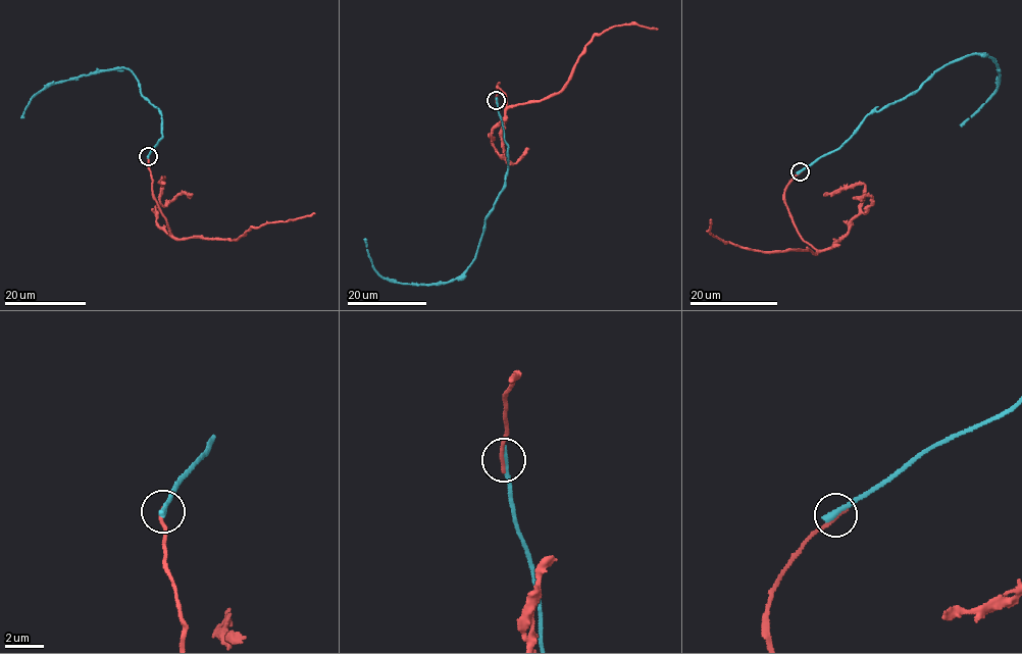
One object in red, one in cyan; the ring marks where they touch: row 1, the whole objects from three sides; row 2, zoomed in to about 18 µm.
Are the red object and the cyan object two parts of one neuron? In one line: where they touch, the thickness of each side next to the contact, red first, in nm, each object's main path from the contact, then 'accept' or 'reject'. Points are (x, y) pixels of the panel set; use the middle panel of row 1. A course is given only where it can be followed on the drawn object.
place (496, 100); calibres 240 and 360 nm; course red (497, 100), (498, 83), (508, 107), (558, 93), (584, 46), (610, 29), (639, 24), (658, 29); course cyan (497, 100), (507, 145), (508, 170), (468, 266), (446, 283), (390, 282), (374, 269), (364, 239); reject

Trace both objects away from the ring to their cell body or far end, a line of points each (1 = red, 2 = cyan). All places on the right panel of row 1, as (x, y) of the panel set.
1: (799, 171), (785, 189), (784, 203), (815, 253), (741, 247), (711, 235), (711, 219)
2: (799, 171), (838, 149), (869, 114), (910, 95), (946, 65), (971, 54), (991, 57), (1000, 80), (960, 127)

